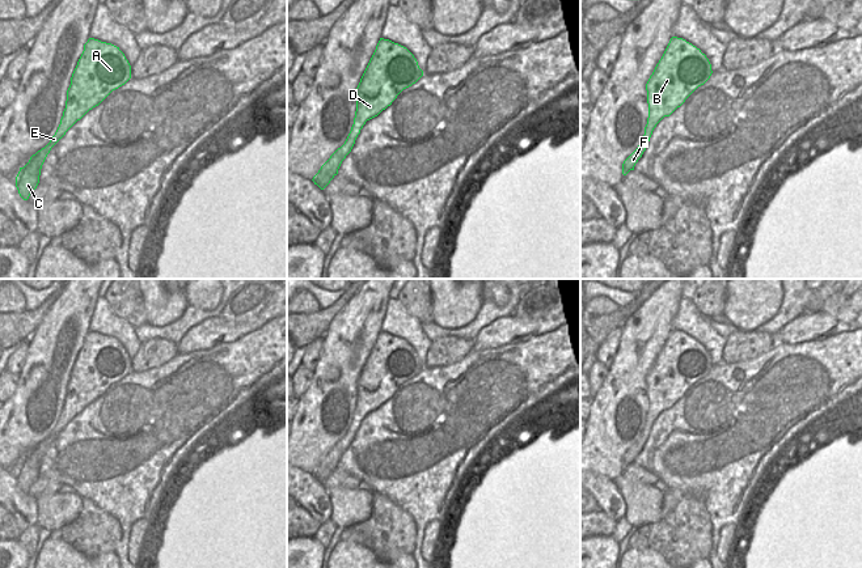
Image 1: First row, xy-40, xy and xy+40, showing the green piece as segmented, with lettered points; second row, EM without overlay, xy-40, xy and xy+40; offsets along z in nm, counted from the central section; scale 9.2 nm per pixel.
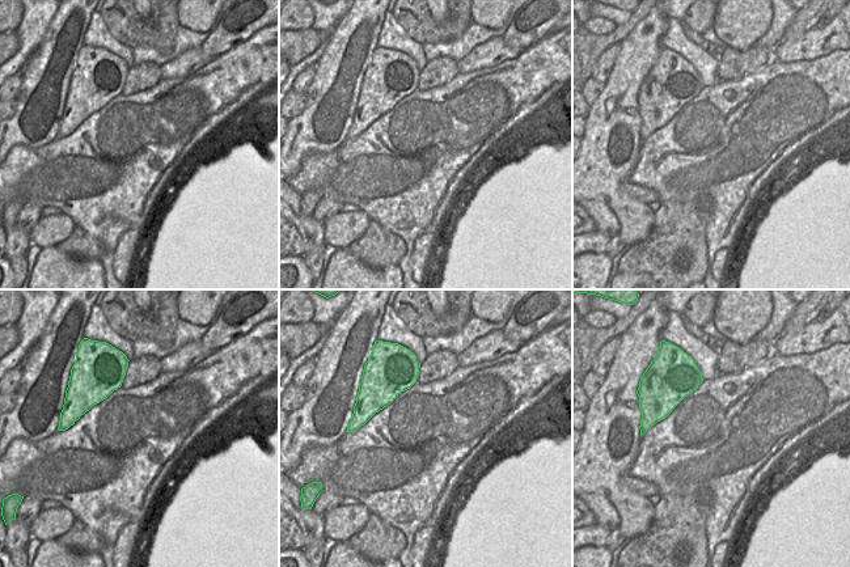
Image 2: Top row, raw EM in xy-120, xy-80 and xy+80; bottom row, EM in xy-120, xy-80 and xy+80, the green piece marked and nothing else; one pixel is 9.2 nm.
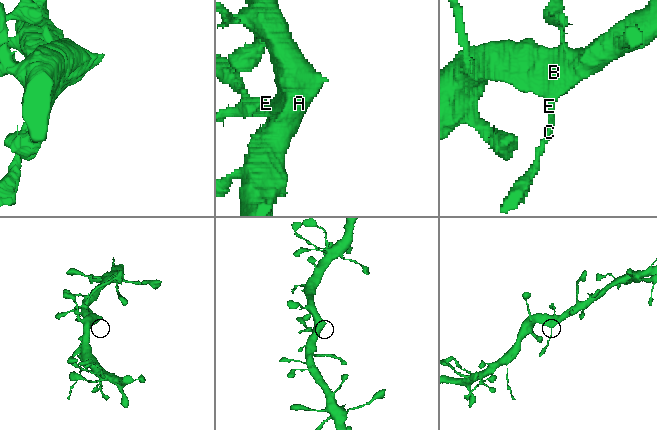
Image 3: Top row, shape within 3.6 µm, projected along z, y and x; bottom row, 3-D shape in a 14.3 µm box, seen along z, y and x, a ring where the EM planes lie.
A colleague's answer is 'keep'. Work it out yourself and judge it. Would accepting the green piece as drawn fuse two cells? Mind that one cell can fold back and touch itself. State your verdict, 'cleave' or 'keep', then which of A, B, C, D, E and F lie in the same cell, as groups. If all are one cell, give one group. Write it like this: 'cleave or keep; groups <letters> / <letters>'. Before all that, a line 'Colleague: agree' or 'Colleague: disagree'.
Colleague: agree
keep; groups A B C D E F

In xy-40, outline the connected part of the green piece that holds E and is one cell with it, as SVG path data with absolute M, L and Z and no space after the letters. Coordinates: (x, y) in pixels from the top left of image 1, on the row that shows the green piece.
M89 38L71 77L66 109L50 143L20 168L16 187L28 200L39 183L42 165L51 148L89 110L98 106L113 90L131 79L131 65L119 47Z

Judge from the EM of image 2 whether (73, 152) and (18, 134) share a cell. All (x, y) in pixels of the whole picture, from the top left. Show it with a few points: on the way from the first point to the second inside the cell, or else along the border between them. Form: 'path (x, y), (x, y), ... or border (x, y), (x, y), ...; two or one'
border (58, 138), (38, 147), (25, 147), (17, 143); two

